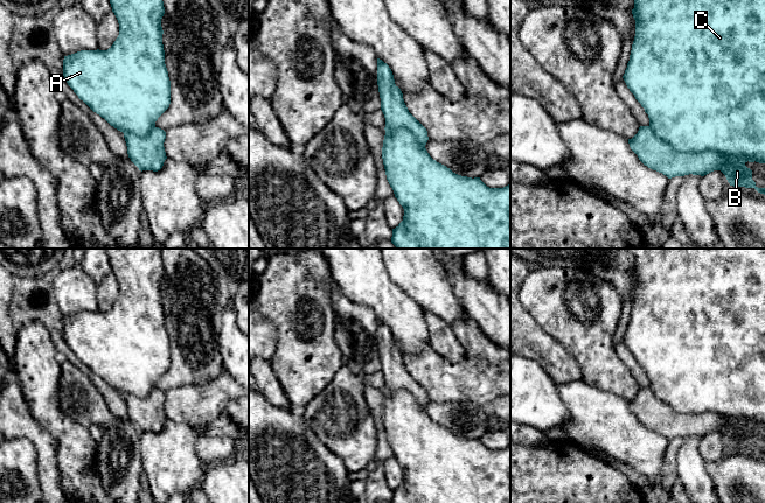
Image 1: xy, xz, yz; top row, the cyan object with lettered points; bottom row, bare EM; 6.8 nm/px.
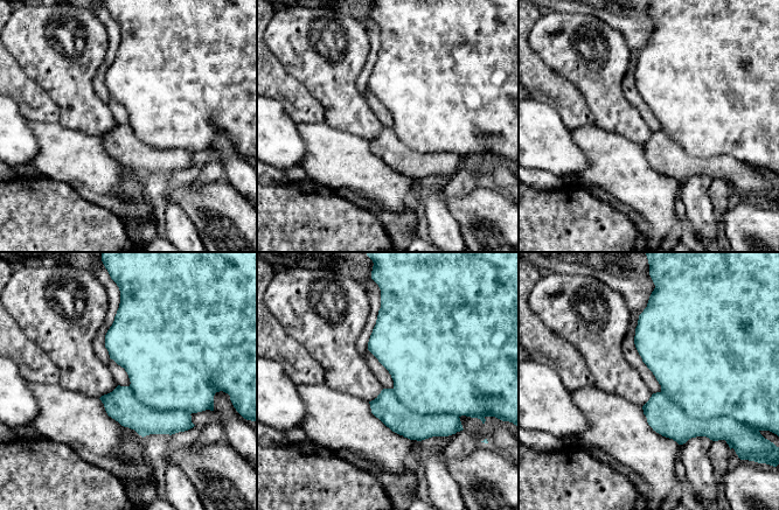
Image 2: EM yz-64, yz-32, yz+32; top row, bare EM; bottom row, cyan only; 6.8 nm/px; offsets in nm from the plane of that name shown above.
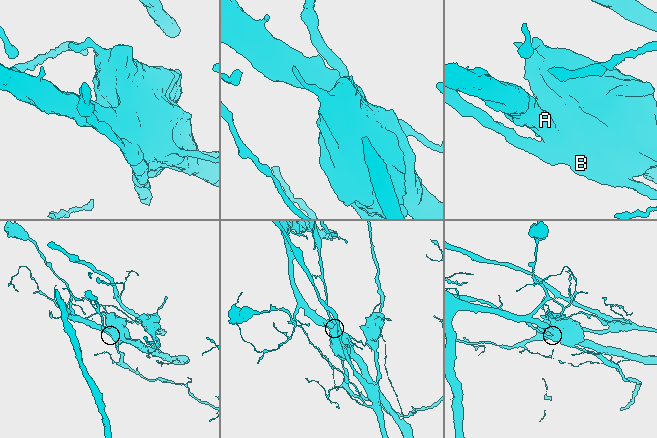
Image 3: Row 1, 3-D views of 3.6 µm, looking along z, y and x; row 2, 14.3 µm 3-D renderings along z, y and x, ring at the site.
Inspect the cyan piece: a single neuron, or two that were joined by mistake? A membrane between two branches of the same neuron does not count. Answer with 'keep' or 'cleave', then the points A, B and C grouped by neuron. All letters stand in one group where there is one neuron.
cleave; A C / B

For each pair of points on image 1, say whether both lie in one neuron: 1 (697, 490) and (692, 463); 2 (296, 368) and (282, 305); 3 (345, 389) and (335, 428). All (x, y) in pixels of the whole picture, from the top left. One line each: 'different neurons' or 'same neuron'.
1: same neuron
2: same neuron
3: same neuron

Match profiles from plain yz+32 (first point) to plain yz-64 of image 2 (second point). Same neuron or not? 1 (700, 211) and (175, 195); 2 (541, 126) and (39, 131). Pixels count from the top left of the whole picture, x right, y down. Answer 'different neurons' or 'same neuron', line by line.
1: different neurons
2: different neurons

